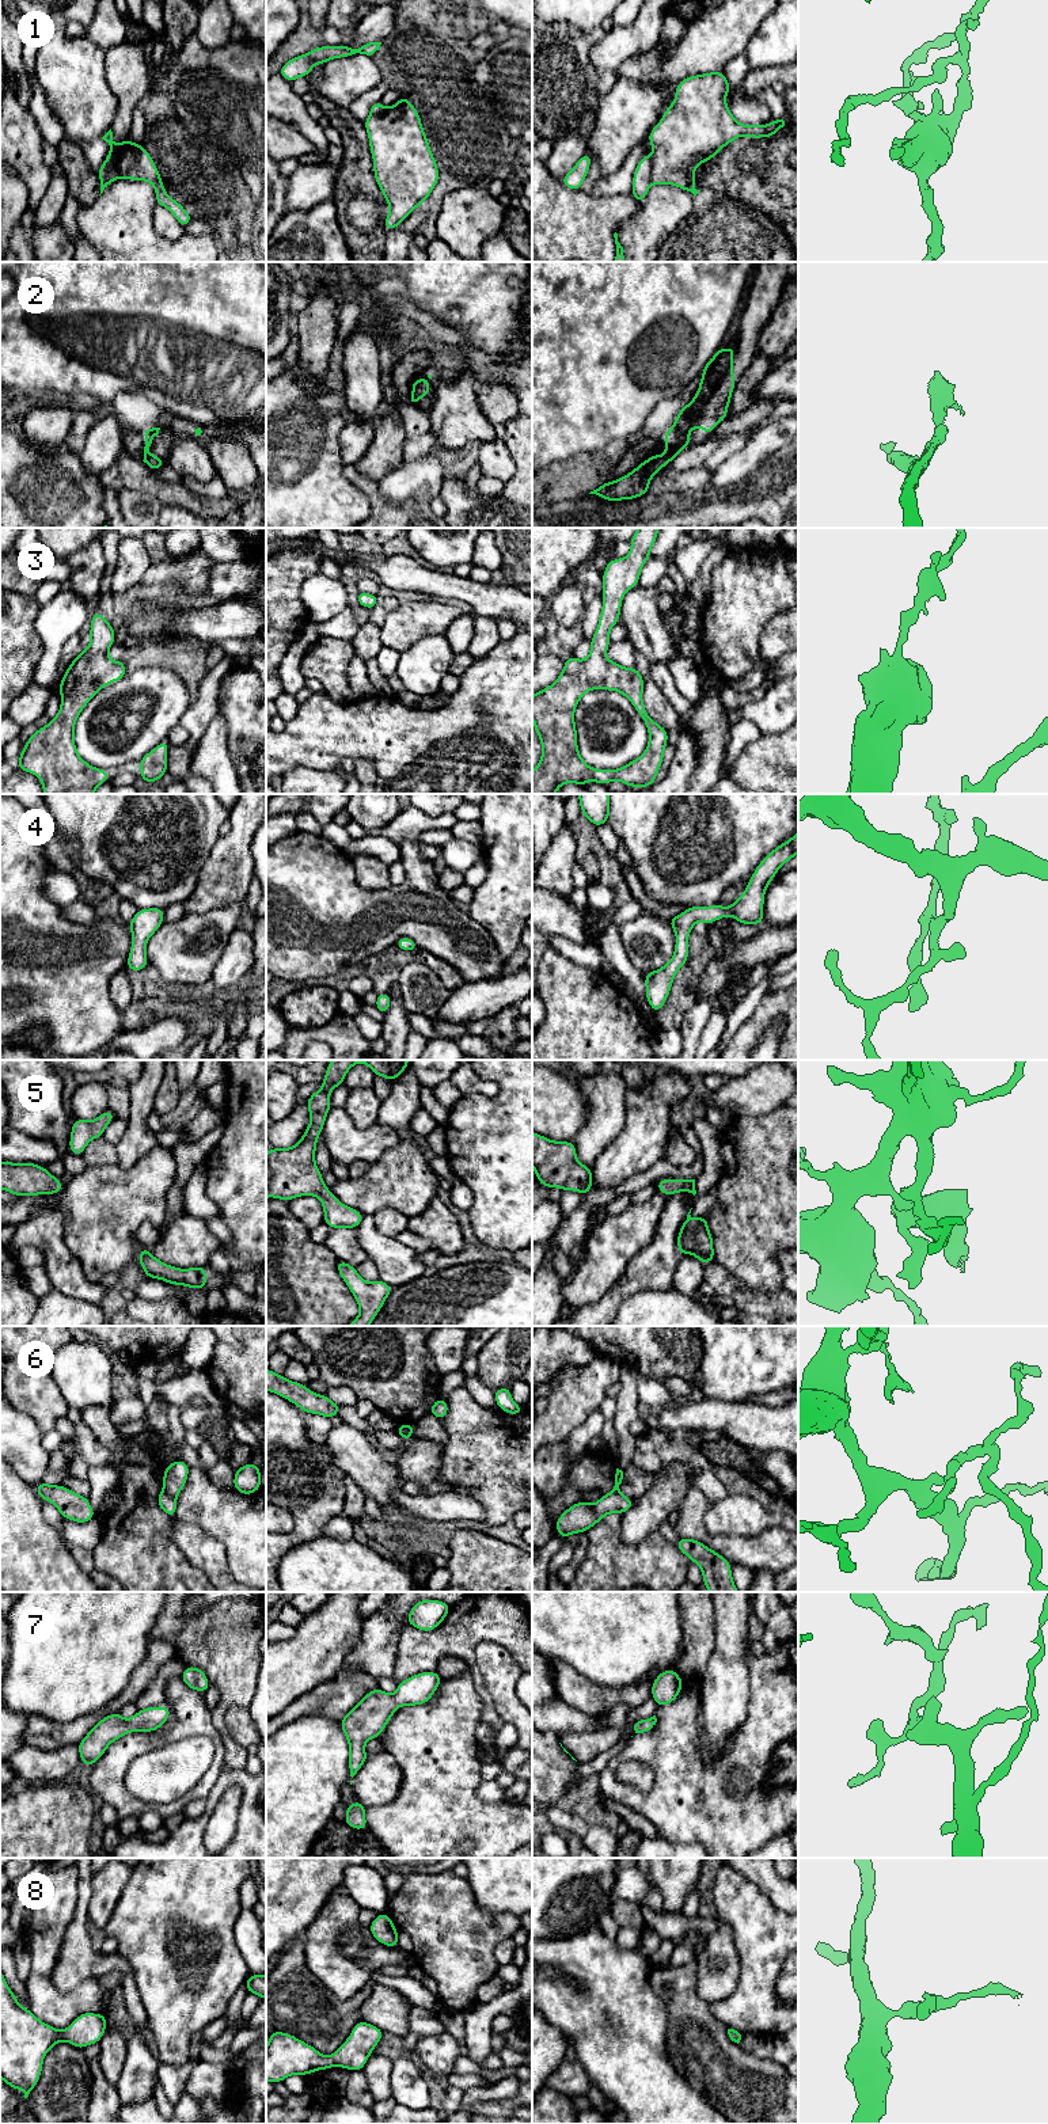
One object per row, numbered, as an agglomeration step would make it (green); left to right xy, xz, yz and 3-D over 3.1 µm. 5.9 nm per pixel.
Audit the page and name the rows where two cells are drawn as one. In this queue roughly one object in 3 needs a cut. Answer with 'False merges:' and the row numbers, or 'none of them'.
False merges: 1, 6

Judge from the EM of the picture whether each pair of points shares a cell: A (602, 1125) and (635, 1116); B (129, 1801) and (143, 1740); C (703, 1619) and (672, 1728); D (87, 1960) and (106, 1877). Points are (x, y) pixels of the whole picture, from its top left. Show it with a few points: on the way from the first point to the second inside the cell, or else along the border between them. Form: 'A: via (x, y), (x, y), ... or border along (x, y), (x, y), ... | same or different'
A: border along (627, 1090), (623, 1127), (607, 1146) | different
B: via (118, 1786), (118, 1763), (128, 1754) | same
C: border along (684, 1680), (695, 1682) | different
D: border along (91, 1891), (87, 1922) | different

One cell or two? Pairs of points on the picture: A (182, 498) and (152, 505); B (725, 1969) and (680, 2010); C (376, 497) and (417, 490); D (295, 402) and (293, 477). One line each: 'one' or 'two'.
A: two
B: two
C: two
D: one

